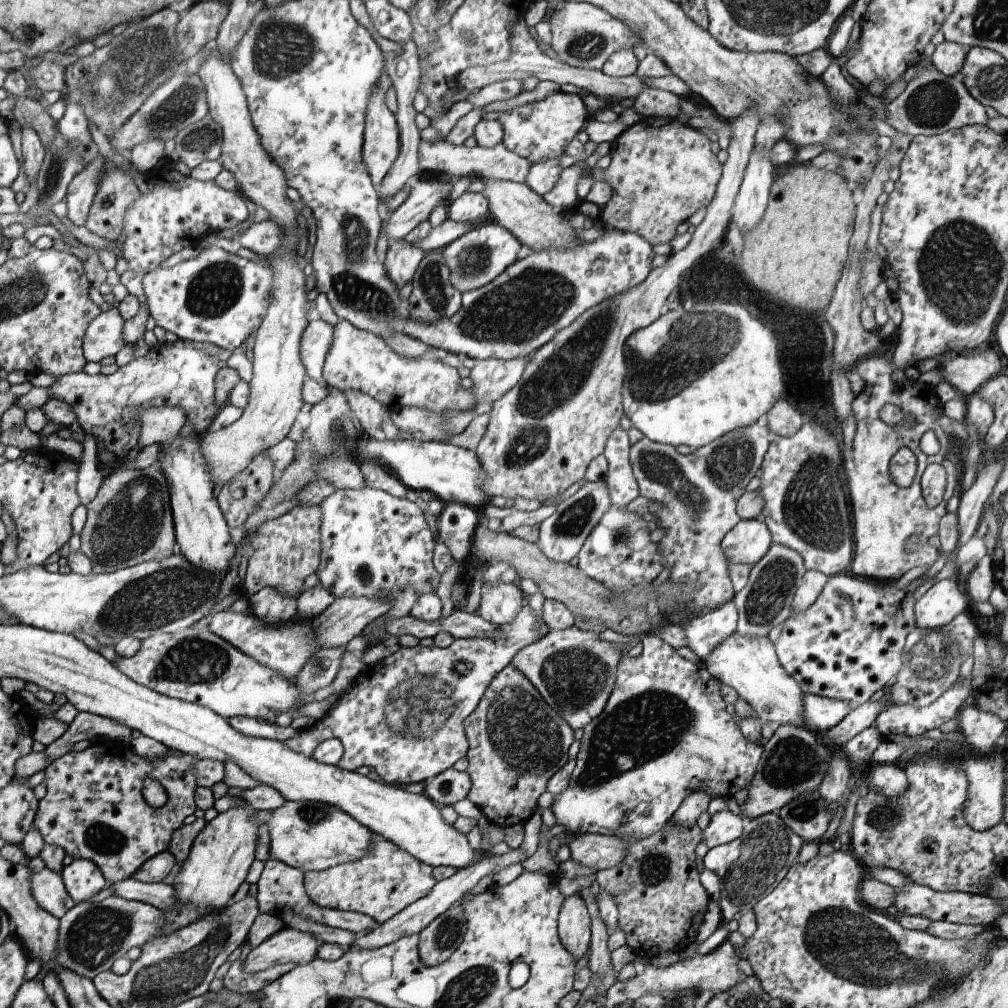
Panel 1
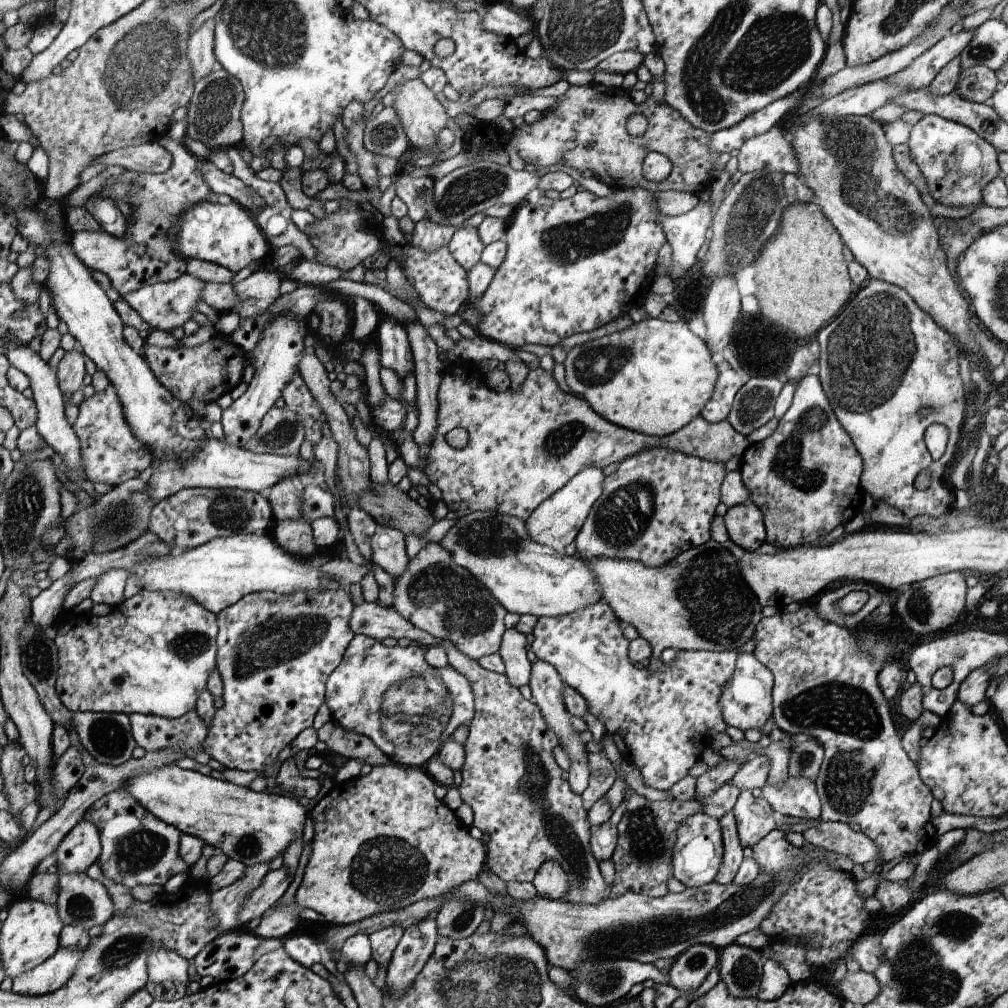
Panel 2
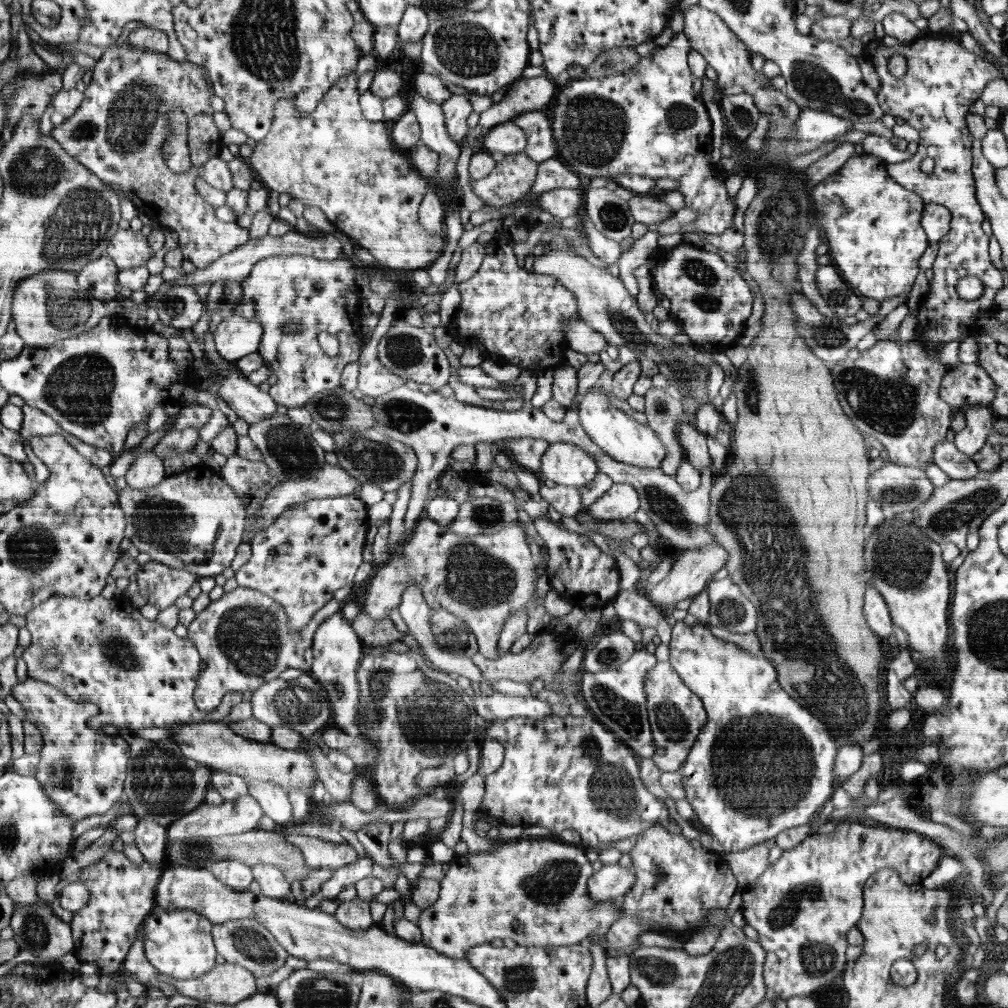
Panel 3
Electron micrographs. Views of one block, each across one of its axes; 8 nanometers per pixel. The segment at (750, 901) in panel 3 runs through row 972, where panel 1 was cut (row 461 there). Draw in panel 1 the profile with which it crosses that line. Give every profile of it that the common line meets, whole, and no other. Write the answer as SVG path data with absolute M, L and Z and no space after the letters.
M806 420L794 436L778 436L772 442L760 470L760 486L757 491L764 500L761 519L770 528L776 544L800 554L805 570L818 570L826 577L847 573L853 559L853 517L849 501L842 490L840 469L844 468L844 456L834 432L816 420Z

